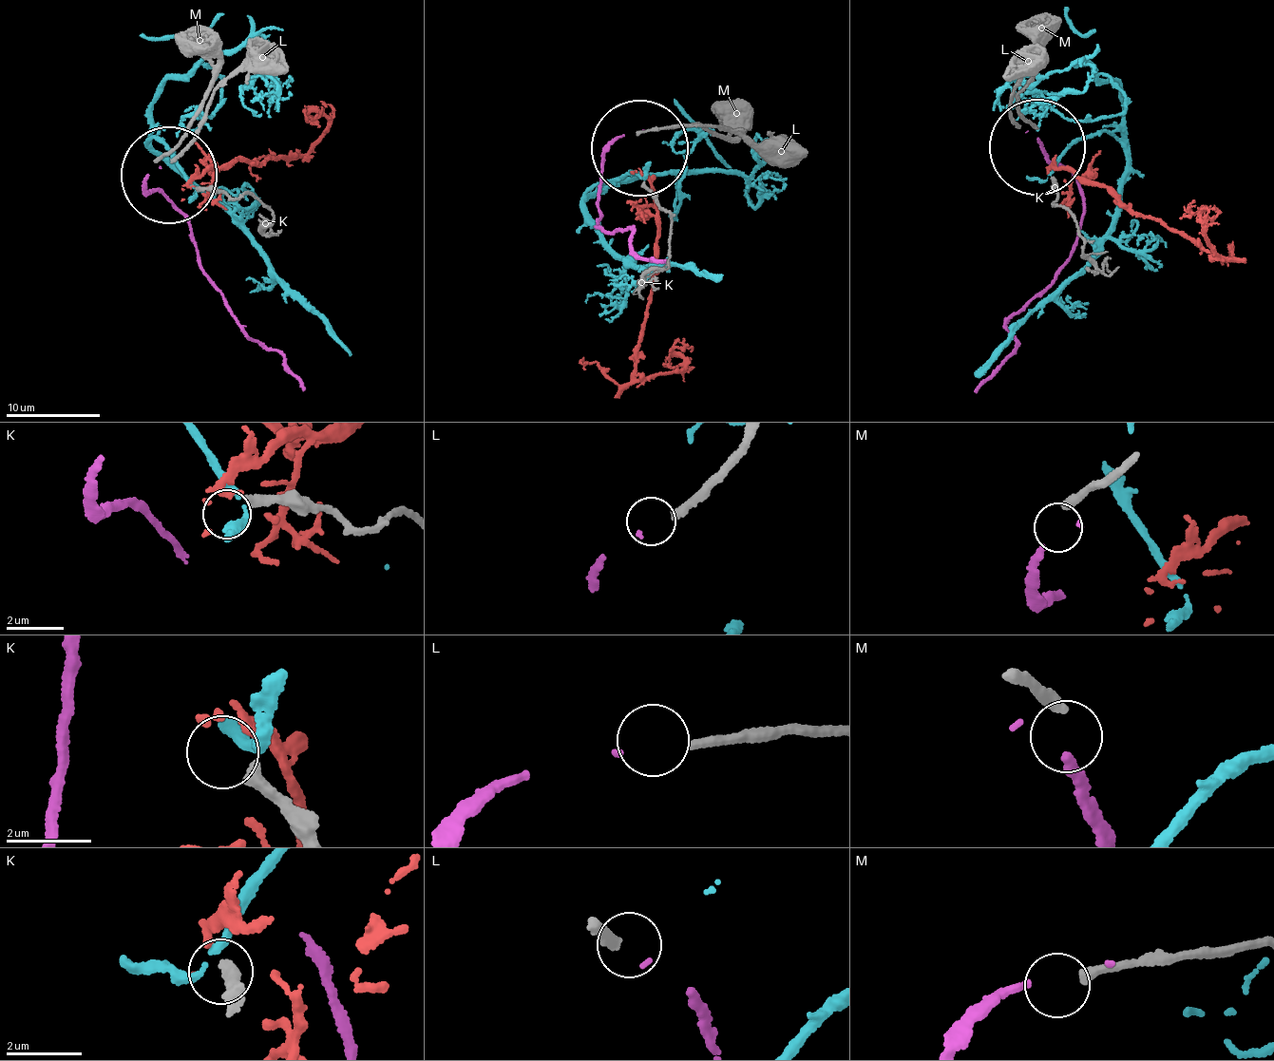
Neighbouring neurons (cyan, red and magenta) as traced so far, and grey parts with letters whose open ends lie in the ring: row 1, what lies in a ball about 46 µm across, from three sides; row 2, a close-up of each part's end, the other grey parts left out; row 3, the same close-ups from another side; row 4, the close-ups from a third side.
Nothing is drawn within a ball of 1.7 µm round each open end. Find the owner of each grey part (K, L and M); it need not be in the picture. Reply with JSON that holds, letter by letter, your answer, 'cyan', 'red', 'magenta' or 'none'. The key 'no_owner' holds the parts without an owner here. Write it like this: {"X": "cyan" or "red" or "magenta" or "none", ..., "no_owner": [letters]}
{"K": "none", "L": "magenta", "M": "none", "no_owner": ["K", "M"]}

